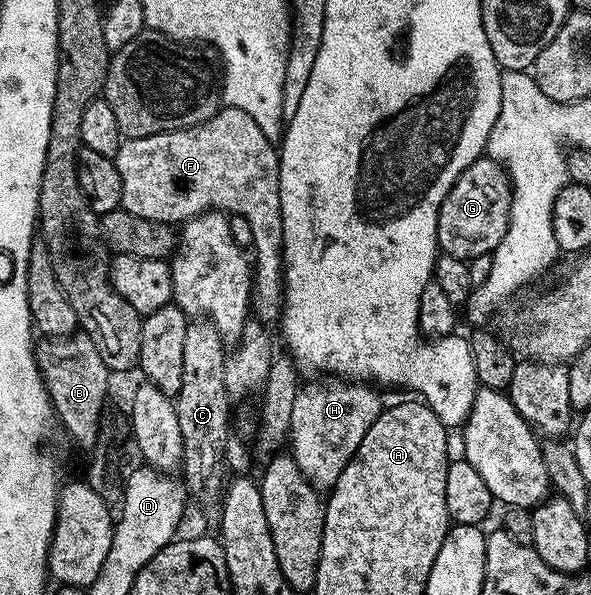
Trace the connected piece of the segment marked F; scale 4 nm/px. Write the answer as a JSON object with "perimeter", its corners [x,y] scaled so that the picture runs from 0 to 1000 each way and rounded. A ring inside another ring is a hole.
{"perimeter":[[[374,178],[362,197],[327,213],[261,224],[254,230],[210,234],[195,264],[206,297],[203,348],[227,365],[262,375],[305,378],[343,355],[364,351],[394,363],[408,361],[426,387],[433,435],[447,442],[430,455],[430,536],[435,543],[467,546],[481,514],[481,393],[477,392],[477,331],[474,329],[474,257],[469,242],[416,190],[401,180]]]}

